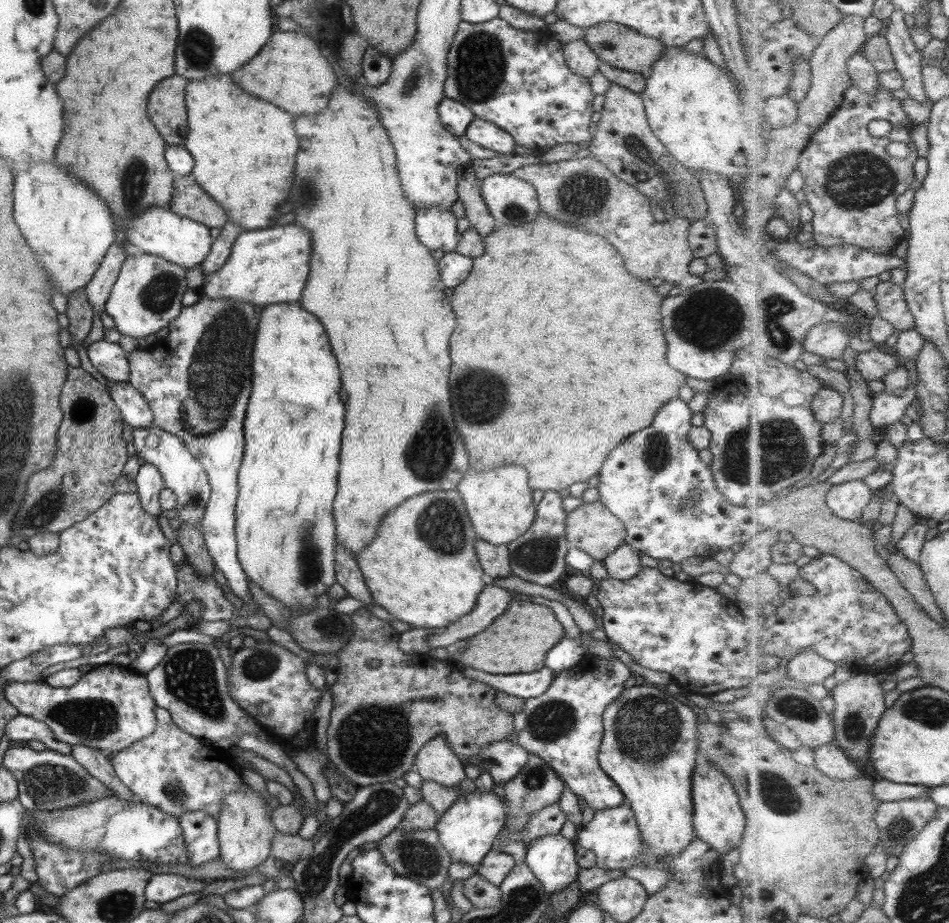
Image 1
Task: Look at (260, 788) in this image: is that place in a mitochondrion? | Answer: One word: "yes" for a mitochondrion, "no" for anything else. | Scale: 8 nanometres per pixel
no

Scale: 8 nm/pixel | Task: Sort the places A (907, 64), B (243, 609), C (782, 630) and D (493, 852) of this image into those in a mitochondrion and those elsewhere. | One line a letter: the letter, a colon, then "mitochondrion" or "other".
A: other
B: other
C: other
D: other

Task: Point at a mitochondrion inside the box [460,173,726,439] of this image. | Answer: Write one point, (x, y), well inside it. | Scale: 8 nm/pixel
(513, 211)

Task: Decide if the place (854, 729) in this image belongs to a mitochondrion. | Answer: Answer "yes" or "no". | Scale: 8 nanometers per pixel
yes

